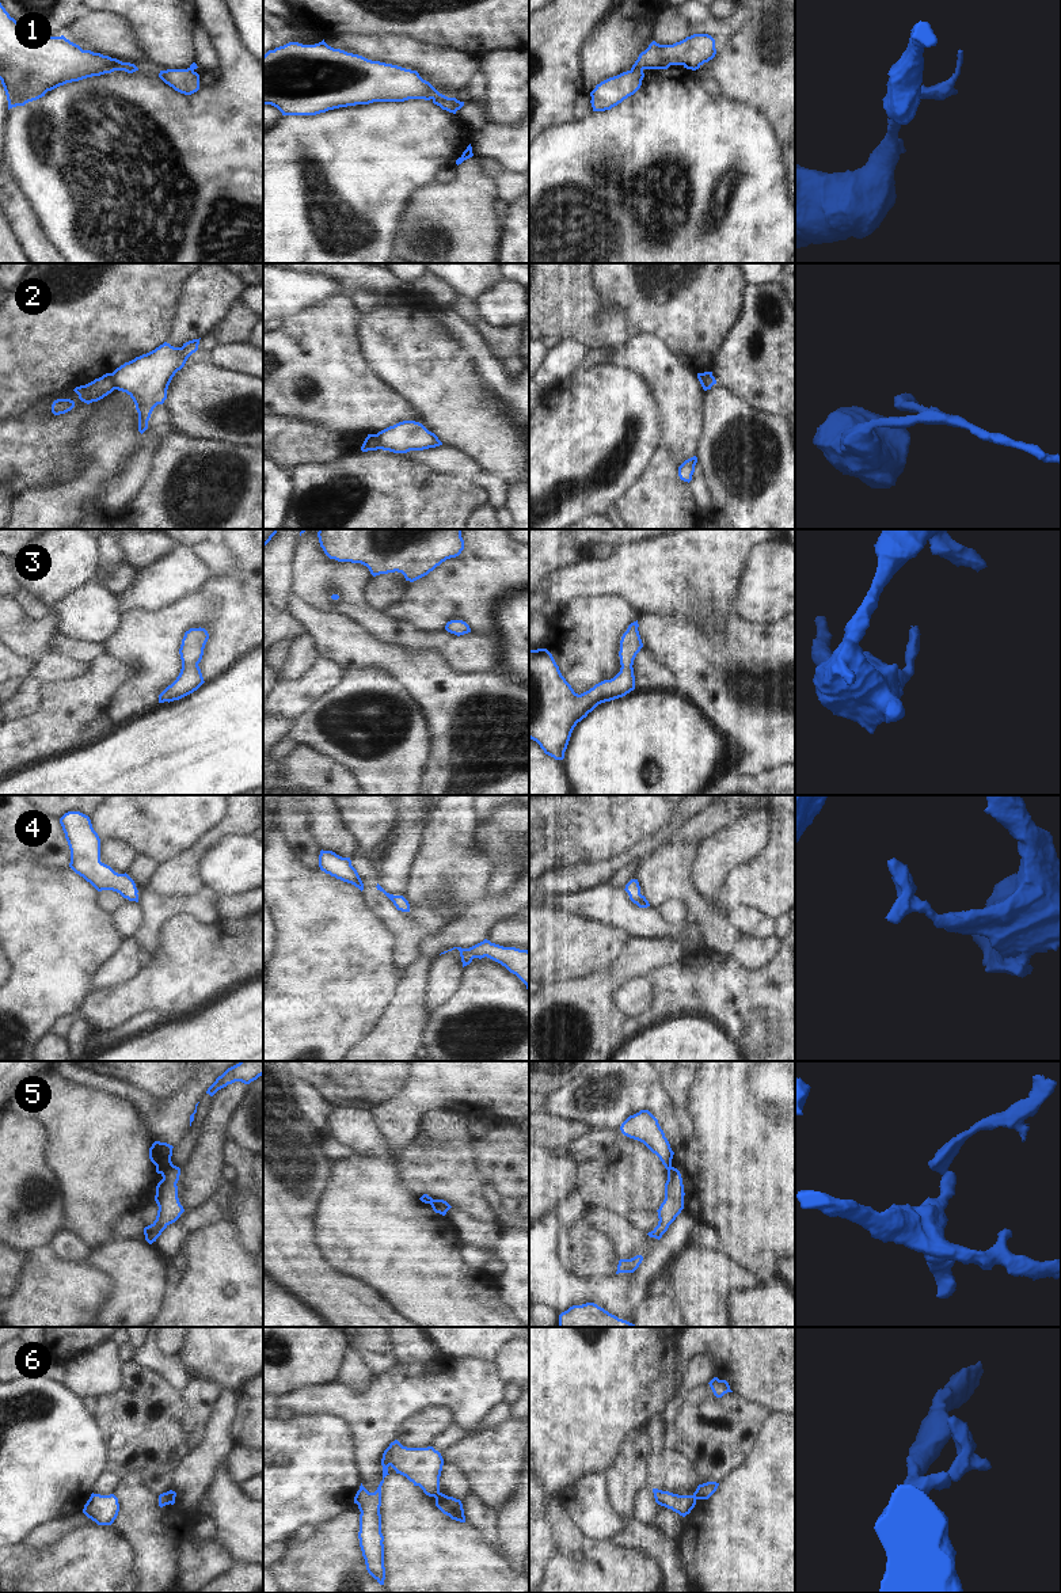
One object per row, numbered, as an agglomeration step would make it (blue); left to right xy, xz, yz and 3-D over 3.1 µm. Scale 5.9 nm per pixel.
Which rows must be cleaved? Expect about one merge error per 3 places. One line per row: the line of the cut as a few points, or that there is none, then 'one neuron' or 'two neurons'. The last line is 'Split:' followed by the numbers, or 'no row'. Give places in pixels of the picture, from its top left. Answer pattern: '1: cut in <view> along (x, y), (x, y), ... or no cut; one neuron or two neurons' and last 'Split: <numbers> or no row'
1: cut in yz along (631, 68), (642, 71); two neurons
2: cut in xy along (109, 373), (116, 388); two neurons
3: no cut; one neuron
4: no cut; one neuron
5: cut in xy along (171, 1163), (162, 1174); two neurons
6: cut in xz along (438, 1491), (434, 1497); two neurons
Split: 1, 2, 5, 6

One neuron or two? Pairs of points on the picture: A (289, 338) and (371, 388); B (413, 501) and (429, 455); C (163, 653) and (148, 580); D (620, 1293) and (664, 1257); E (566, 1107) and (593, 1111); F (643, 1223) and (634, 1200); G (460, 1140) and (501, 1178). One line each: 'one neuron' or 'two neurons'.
A: one neuron
B: two neurons
C: two neurons
D: one neuron
E: one neuron
F: two neurons
G: two neurons

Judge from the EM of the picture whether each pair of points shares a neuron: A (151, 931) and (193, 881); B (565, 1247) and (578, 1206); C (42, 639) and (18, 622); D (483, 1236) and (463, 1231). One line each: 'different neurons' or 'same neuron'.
A: different neurons
B: different neurons
C: same neuron
D: same neuron

